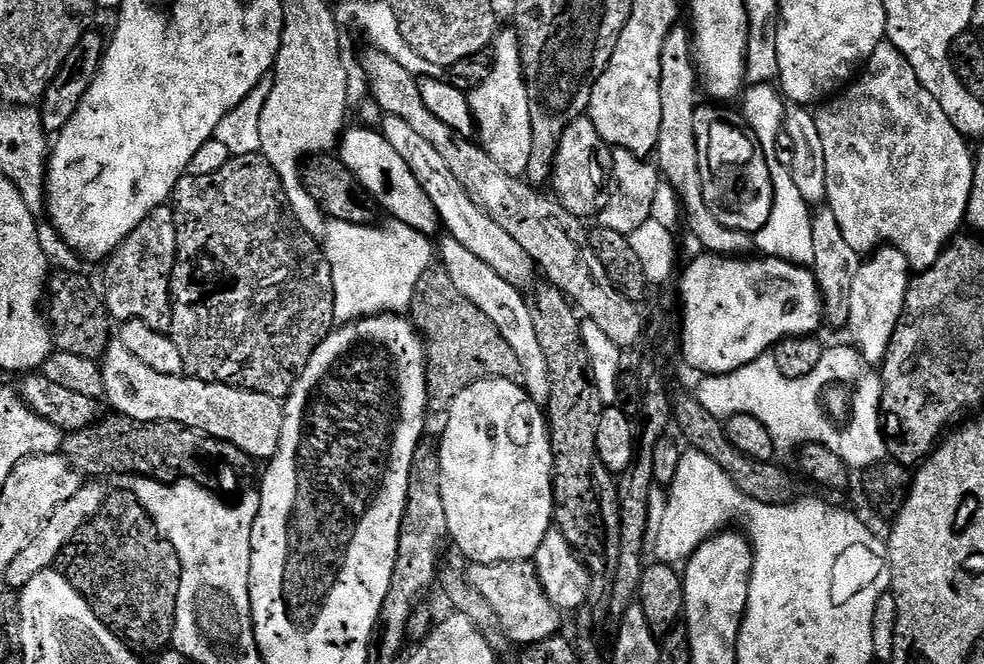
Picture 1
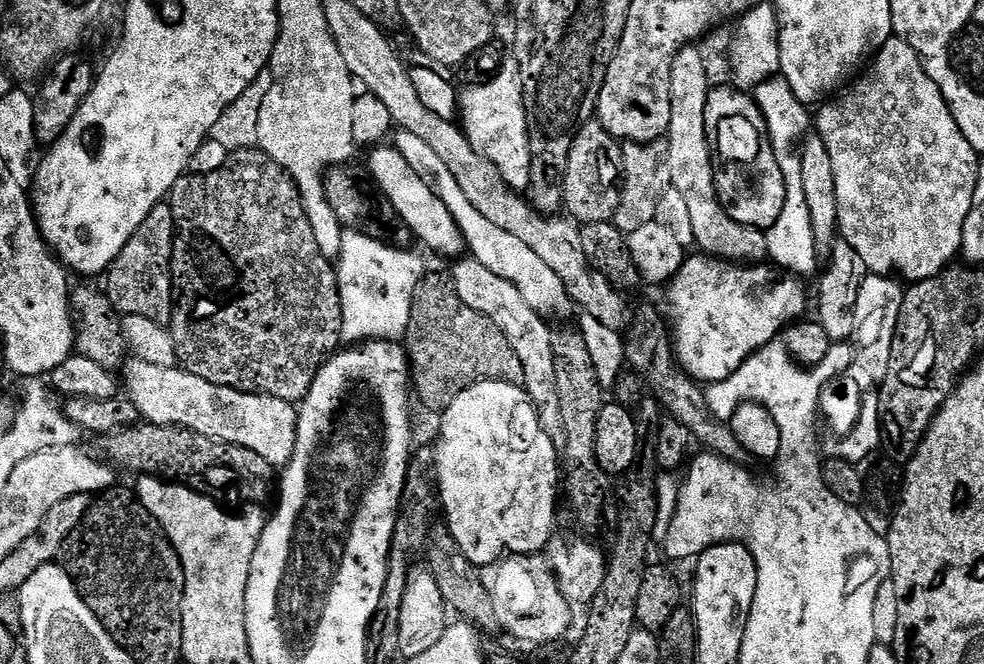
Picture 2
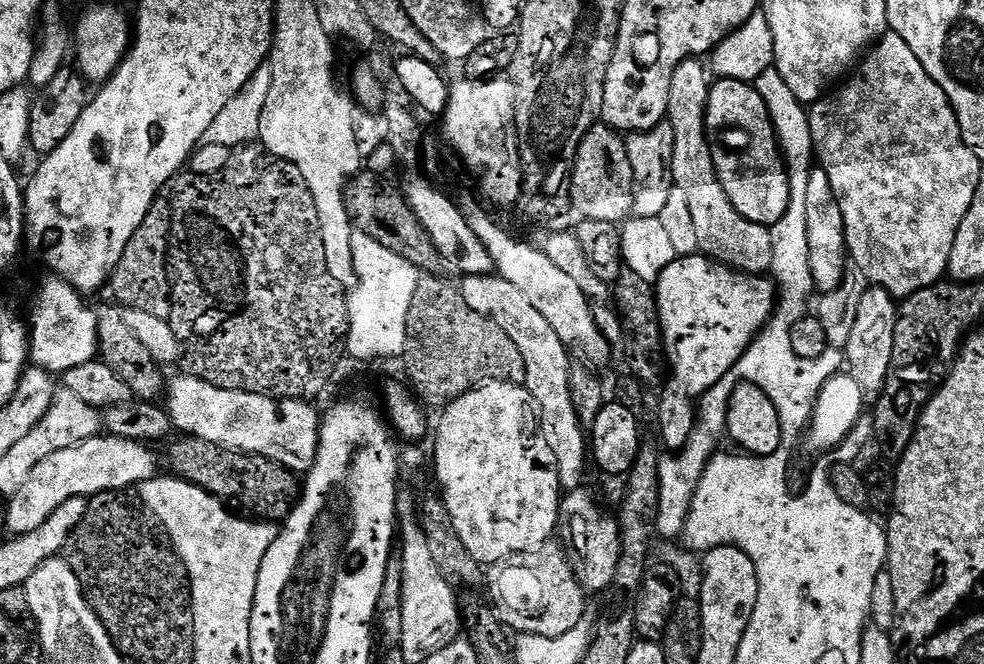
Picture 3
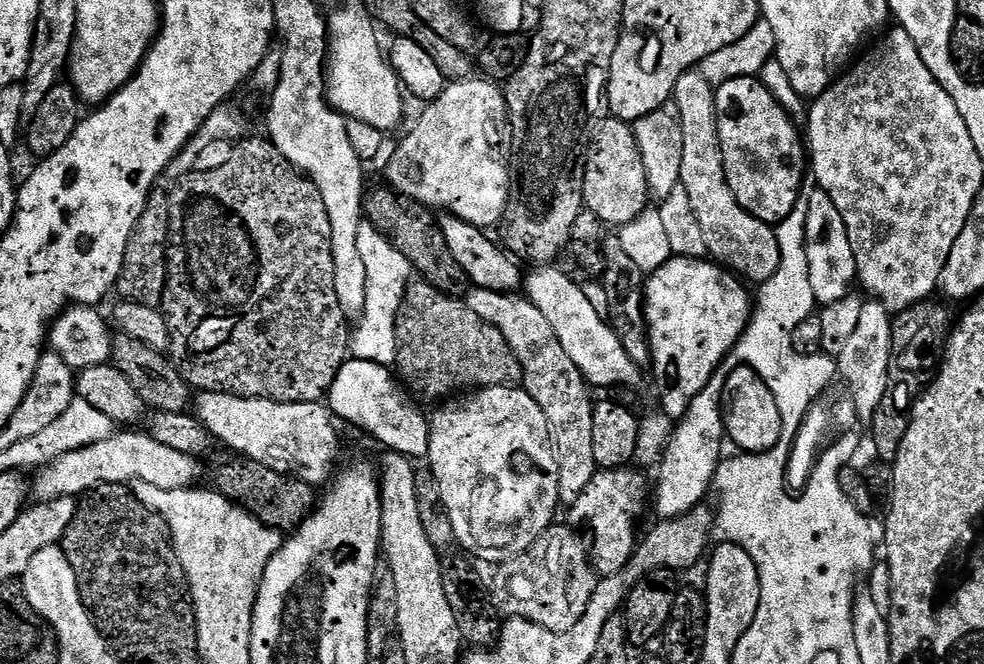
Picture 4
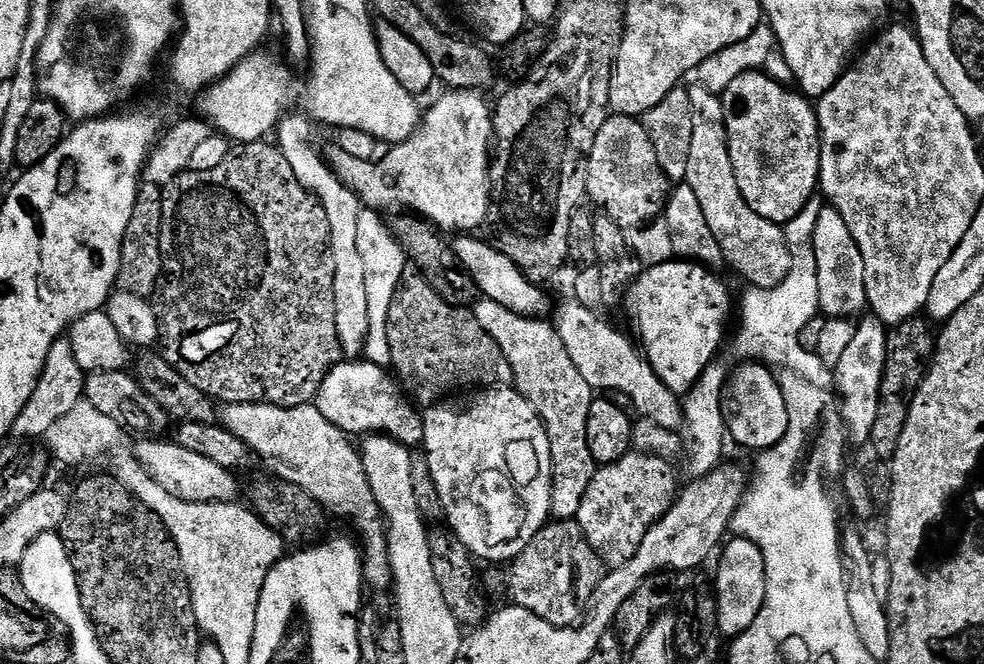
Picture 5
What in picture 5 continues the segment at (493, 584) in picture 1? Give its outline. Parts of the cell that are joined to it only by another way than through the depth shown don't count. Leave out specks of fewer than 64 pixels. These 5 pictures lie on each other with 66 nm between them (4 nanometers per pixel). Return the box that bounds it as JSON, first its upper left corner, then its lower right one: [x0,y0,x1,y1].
[511,520,606,628]

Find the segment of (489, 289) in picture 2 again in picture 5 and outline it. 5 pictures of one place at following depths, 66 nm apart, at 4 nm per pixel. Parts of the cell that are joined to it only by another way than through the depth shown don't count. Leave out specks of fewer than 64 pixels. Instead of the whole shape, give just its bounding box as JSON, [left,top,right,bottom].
[474,298,597,520]

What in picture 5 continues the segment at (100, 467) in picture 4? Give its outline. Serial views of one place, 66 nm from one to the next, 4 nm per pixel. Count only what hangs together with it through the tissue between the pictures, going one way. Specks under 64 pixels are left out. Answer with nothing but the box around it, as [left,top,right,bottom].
[134,438,240,504]

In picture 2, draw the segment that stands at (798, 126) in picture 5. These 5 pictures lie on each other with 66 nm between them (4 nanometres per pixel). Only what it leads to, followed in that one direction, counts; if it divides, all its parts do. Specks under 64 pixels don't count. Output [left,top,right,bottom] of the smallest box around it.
[704,87,786,230]

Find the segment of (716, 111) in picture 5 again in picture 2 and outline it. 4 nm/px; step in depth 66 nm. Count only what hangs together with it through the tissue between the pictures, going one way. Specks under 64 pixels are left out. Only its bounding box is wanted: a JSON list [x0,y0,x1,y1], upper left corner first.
[666,46,768,265]

